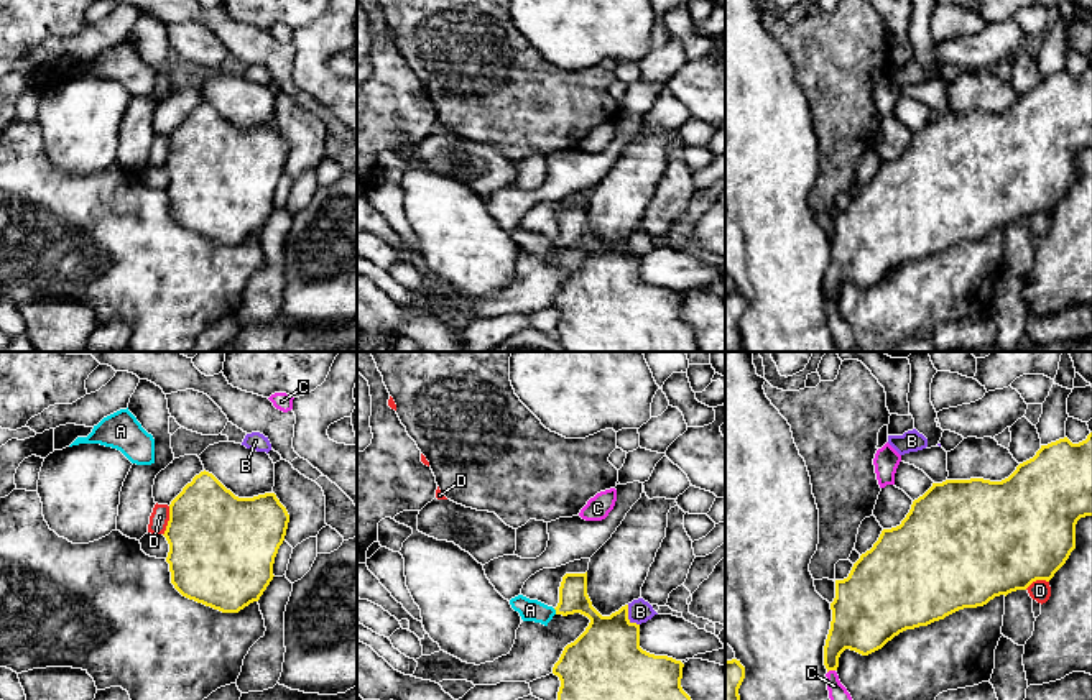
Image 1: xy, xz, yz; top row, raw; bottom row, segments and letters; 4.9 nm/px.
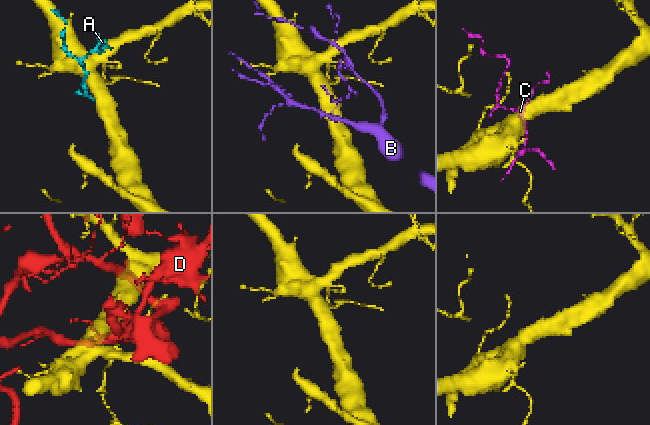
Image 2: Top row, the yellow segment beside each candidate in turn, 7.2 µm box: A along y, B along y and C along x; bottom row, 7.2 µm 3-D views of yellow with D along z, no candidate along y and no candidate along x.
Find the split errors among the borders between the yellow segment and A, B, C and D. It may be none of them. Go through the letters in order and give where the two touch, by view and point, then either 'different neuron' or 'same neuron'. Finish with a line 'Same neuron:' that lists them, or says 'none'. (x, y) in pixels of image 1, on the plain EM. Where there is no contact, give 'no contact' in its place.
A: contact xz (556, 244); same neuron
B: contact xz (627, 248); different neuron
C: contact yz (831, 301); different neuron
D: contact xy (168, 153); different neuron
Same neuron: A

